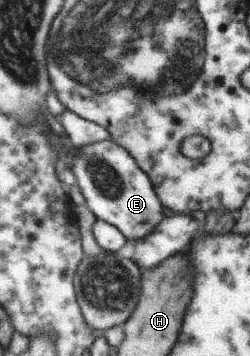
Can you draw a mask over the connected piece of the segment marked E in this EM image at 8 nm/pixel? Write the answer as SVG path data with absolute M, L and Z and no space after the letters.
M111 137L80 147L68 165L91 213L97 220L114 225L127 239L149 237L167 214L151 178L137 165L136 158Z

